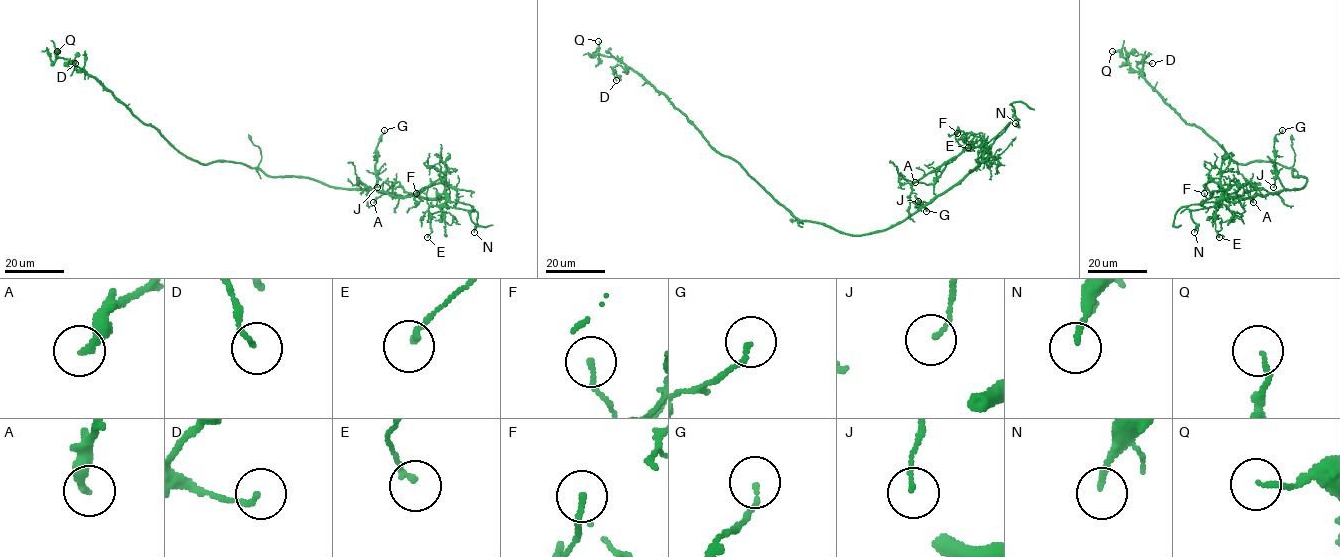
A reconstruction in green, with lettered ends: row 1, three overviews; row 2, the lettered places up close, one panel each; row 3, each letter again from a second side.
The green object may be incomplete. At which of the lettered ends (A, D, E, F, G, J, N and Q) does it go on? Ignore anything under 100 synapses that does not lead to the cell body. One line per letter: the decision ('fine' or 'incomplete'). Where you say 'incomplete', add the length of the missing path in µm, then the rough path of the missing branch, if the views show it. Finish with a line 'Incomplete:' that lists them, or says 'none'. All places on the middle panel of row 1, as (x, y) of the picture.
A: fine
D: fine
E: fine
F: fine
G: fine
J: fine
N: fine
Q: fine
Incomplete: none

